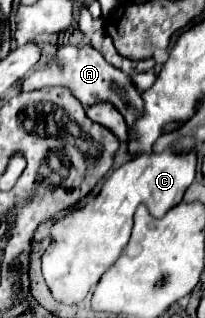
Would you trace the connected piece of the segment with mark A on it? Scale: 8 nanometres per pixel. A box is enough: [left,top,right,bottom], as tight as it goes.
[23,46,143,126]

